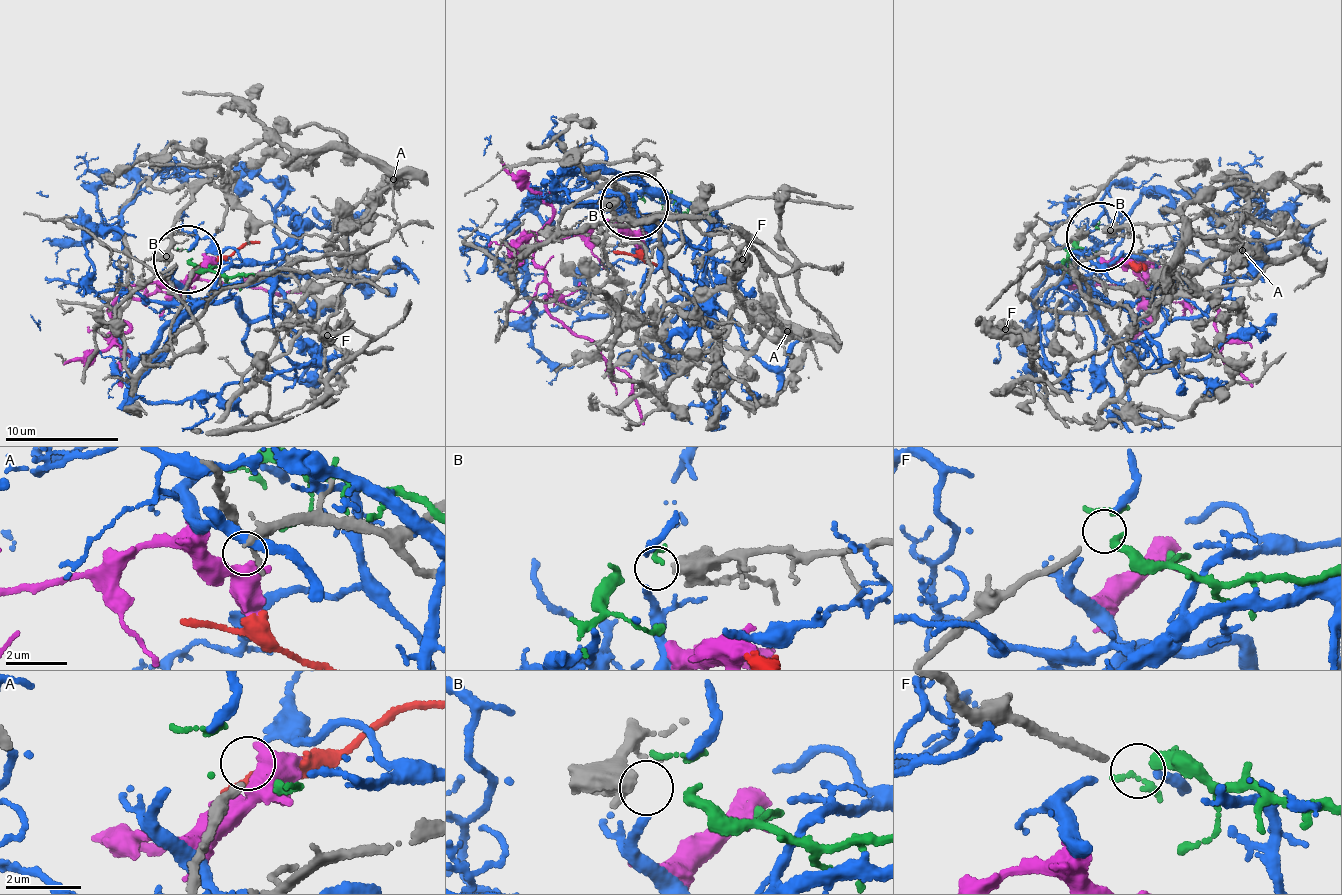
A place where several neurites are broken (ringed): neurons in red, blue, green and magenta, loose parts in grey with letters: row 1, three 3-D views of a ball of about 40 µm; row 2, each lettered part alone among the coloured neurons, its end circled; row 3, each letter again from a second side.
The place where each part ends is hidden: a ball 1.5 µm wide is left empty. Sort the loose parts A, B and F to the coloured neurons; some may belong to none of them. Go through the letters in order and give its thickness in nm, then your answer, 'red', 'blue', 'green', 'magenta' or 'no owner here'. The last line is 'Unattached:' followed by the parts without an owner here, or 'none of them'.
A: 200 nm | no owner here
B: 550 nm | no owner here
F: 200 nm | no owner here
Unattached: A, B, F

